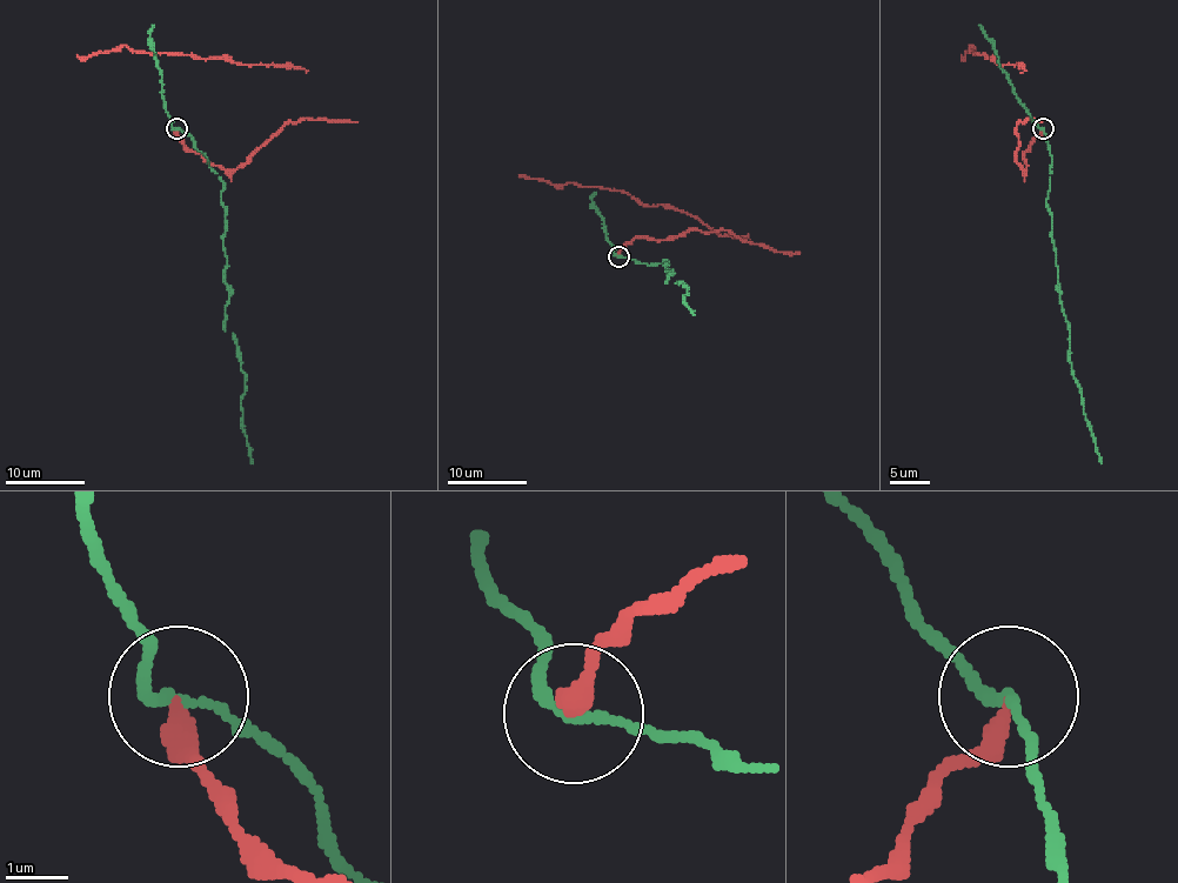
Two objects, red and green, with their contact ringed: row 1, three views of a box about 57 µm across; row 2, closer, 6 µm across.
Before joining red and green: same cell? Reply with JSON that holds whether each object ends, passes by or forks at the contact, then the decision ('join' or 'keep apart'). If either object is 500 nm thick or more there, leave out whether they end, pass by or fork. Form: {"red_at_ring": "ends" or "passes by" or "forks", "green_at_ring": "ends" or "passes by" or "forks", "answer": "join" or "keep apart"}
{"red_at_ring": "ends", "green_at_ring": "passes by", "answer": "keep apart"}

